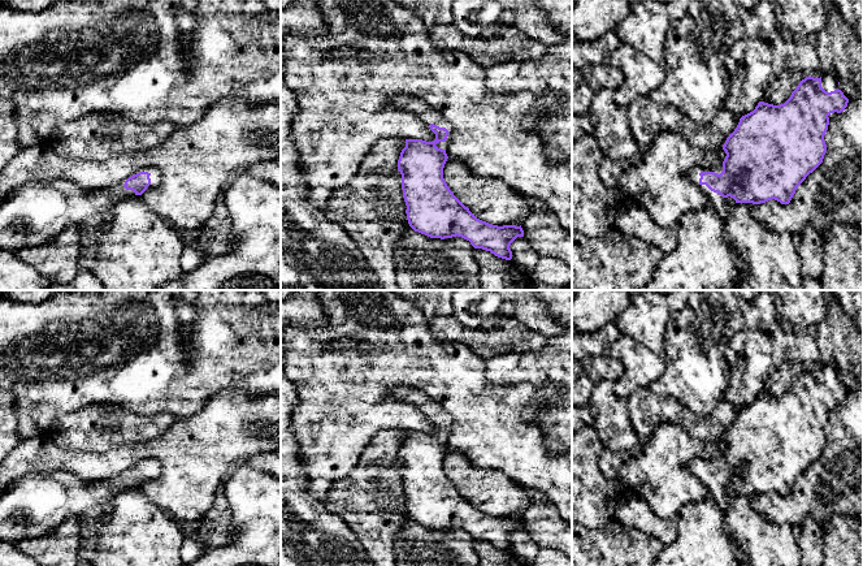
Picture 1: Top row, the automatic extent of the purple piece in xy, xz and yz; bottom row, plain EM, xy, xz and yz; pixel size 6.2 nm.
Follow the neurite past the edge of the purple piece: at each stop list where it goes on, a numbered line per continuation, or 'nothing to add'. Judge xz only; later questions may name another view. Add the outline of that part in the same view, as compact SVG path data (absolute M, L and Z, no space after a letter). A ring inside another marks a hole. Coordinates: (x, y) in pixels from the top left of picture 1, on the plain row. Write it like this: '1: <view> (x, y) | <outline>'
1: xz (426, 406) | M396 385L390 390L390 396L398 401L408 402L416 406L424 416L430 420L430 415L434 415L439 419L446 419L450 424L444 433L439 433L435 437L442 441L447 441L451 436L451 416L450 414L441 407L435 401L428 398L424 393L419 392L415 388L407 385Z

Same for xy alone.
1: xy (155, 467) | M144 458L144 459L139 461L136 465L139 465L139 463L148 463L151 466L149 467L151 476L147 479L147 481L148 480L156 480L156 479L160 478L160 475L161 475L161 465L160 465L160 462L157 459L155 459L155 458Z

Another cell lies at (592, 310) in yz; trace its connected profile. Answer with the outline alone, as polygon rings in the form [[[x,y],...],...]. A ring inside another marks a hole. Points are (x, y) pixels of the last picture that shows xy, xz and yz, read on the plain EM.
[[[578,290],[572,298],[573,333],[593,333],[615,321],[633,297],[630,290]]]

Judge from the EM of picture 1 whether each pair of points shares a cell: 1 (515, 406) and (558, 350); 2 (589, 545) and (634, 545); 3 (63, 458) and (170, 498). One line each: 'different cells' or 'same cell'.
1: different cells
2: same cell
3: same cell

